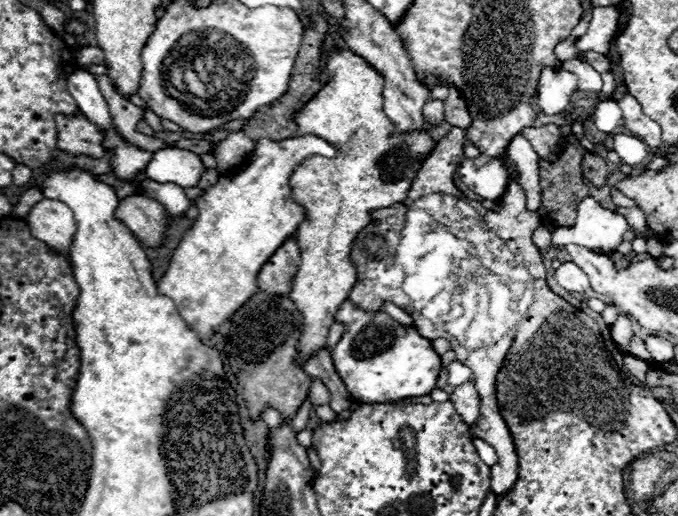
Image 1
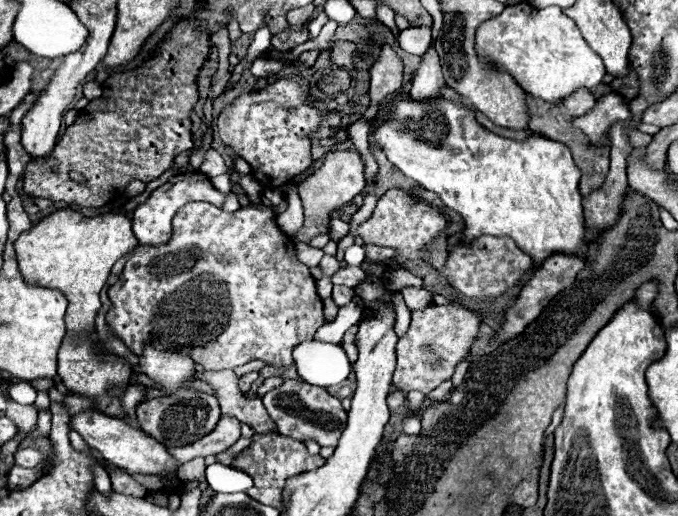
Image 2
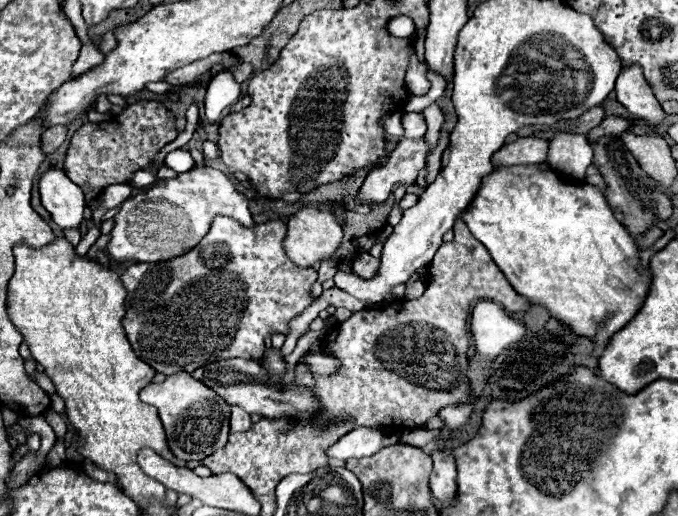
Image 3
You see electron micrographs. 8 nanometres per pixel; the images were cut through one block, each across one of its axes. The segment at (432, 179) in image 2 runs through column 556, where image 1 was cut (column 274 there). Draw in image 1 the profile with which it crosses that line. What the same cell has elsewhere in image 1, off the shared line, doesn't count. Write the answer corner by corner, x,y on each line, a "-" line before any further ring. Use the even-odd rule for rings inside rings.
298,136
288,138
284,142
258,140
256,148
238,174
222,176
214,186
206,188
204,194
196,200
200,210
194,226
184,234
182,242
174,250
170,266
166,274
156,282
158,294
168,296
178,314
186,320
192,330
196,330
200,340
208,340
216,334
216,330
258,290
258,272
270,260
270,256
282,246
282,242
296,230
296,226
304,220
304,208
298,206
290,196
290,176
308,156
326,156
334,158
336,150
318,136

